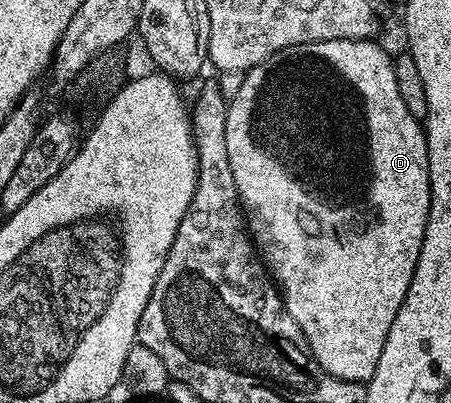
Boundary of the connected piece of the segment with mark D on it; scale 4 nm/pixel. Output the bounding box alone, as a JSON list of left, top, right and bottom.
[226,39,432,384]

